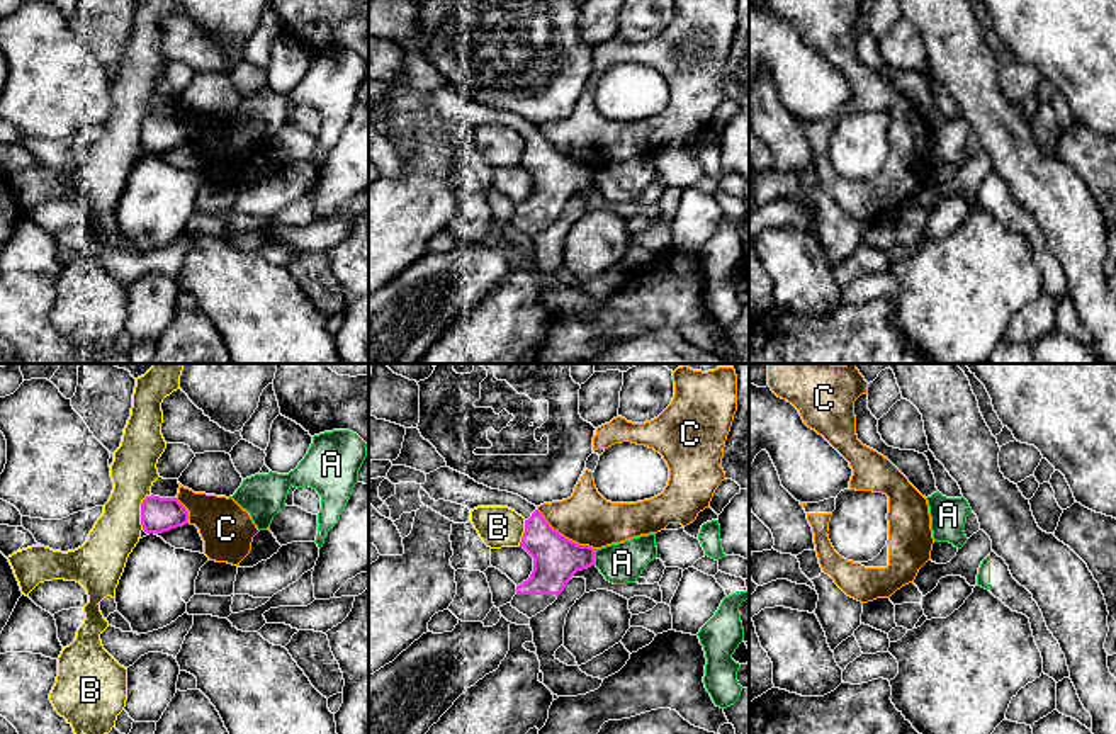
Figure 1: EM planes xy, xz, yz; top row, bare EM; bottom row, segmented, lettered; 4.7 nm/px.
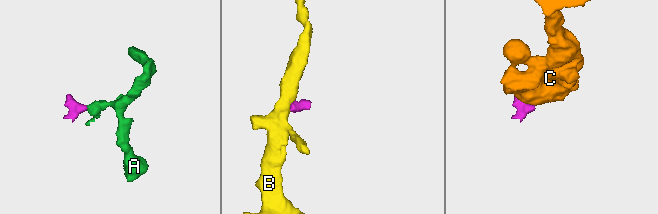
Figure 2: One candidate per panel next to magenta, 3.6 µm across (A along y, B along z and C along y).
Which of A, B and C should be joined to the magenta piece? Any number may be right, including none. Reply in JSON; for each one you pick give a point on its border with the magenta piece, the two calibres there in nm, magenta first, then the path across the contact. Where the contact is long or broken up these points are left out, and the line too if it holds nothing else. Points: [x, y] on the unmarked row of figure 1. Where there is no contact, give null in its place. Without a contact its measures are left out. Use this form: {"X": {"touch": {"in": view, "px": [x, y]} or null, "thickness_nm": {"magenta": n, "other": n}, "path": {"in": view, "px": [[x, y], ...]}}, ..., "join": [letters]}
{"join": []}

